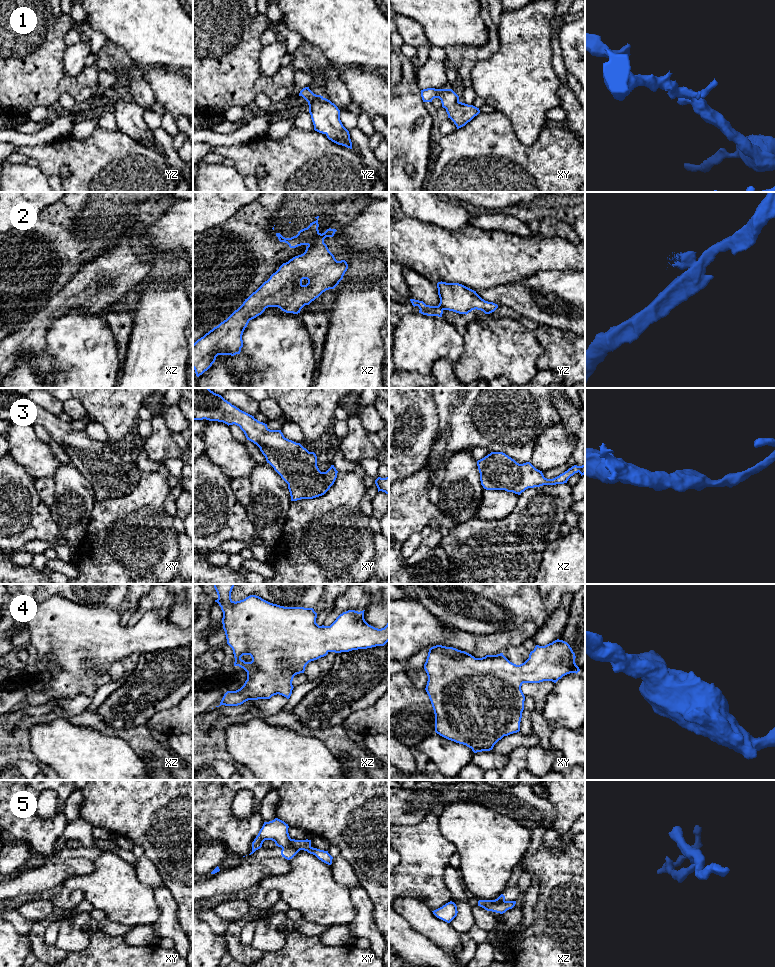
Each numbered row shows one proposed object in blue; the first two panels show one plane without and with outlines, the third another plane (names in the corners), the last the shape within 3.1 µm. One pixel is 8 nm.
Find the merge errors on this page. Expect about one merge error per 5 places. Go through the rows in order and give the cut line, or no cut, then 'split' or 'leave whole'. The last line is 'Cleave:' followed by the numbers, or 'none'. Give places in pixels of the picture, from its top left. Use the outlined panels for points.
1: no cut | leave whole
2: xz (319, 233), (308, 246) | split
3: no cut | leave whole
4: no cut | leave whole
5: xy (282, 847), (295, 847), (299, 850) | split
Cleave: 2, 5

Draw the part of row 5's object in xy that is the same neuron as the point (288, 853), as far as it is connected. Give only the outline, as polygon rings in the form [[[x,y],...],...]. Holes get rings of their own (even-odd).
[[[282,848],[281,855],[287,860],[292,859],[300,850],[296,848]]]

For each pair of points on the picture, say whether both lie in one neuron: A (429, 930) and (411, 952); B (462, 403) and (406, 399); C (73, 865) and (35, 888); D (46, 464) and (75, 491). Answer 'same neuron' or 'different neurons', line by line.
A: different neurons
B: different neurons
C: same neuron
D: different neurons

